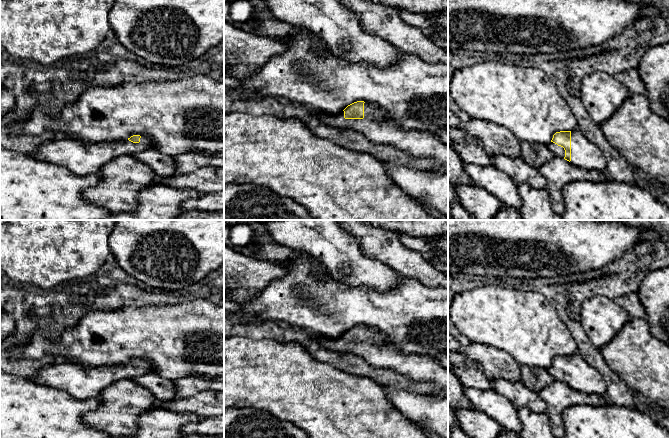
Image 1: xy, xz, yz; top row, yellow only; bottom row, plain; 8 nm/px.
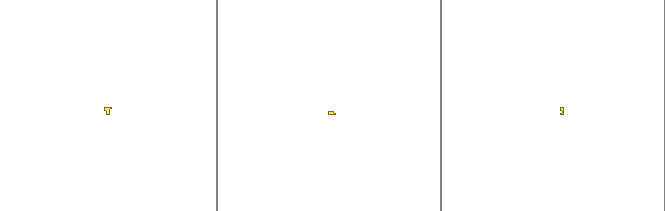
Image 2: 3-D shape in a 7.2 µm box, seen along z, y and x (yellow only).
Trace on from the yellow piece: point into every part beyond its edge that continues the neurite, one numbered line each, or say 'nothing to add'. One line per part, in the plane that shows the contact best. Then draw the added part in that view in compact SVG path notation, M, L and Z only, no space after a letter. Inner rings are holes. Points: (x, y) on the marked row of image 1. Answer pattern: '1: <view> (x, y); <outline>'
1: xz (373, 126); M364 103L363 119L345 119L344 111L330 114L311 106L306 108L324 125L359 132L375 144L400 149L411 157L431 159L437 165L448 164L446 143L431 133L403 129L387 121L385 111L376 104Z

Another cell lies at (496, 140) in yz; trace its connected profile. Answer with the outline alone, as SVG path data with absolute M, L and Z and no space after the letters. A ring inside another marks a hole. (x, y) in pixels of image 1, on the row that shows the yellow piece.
M470 119L461 127L478 140L490 156L521 157L521 141L508 129L484 120Z

